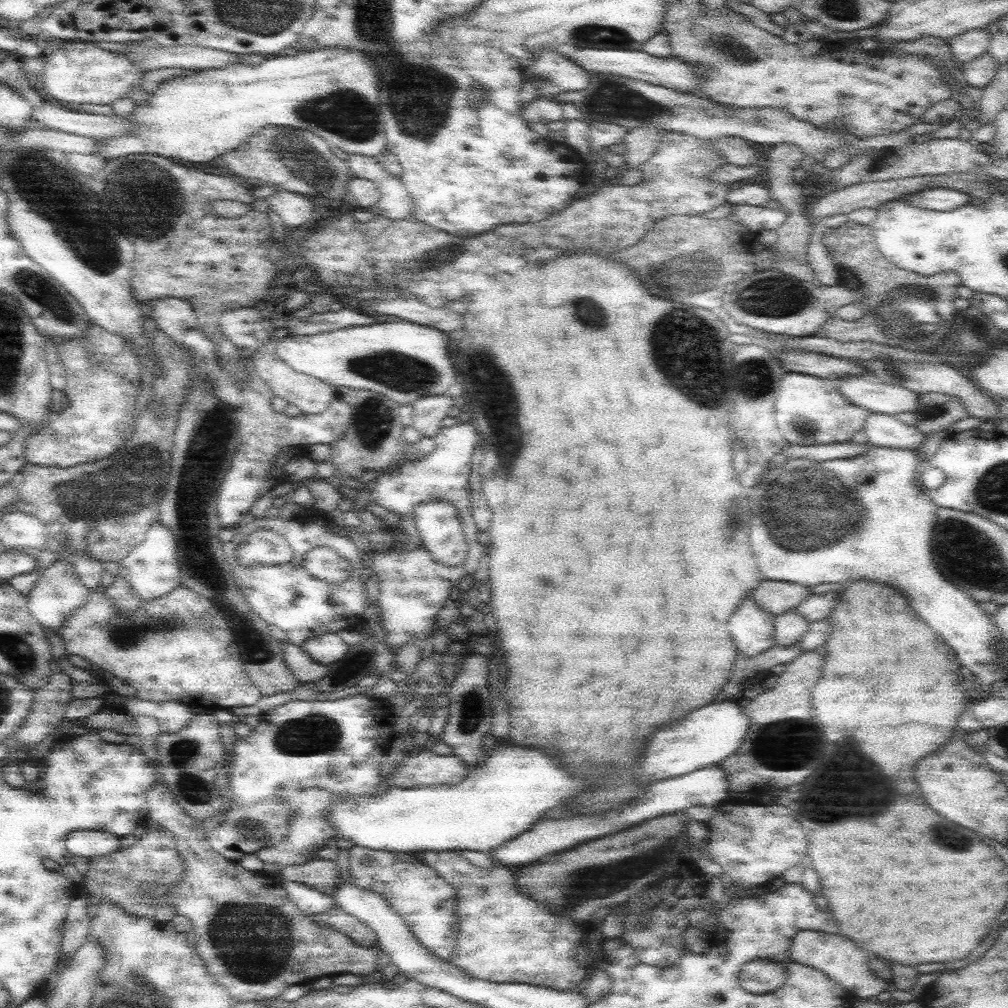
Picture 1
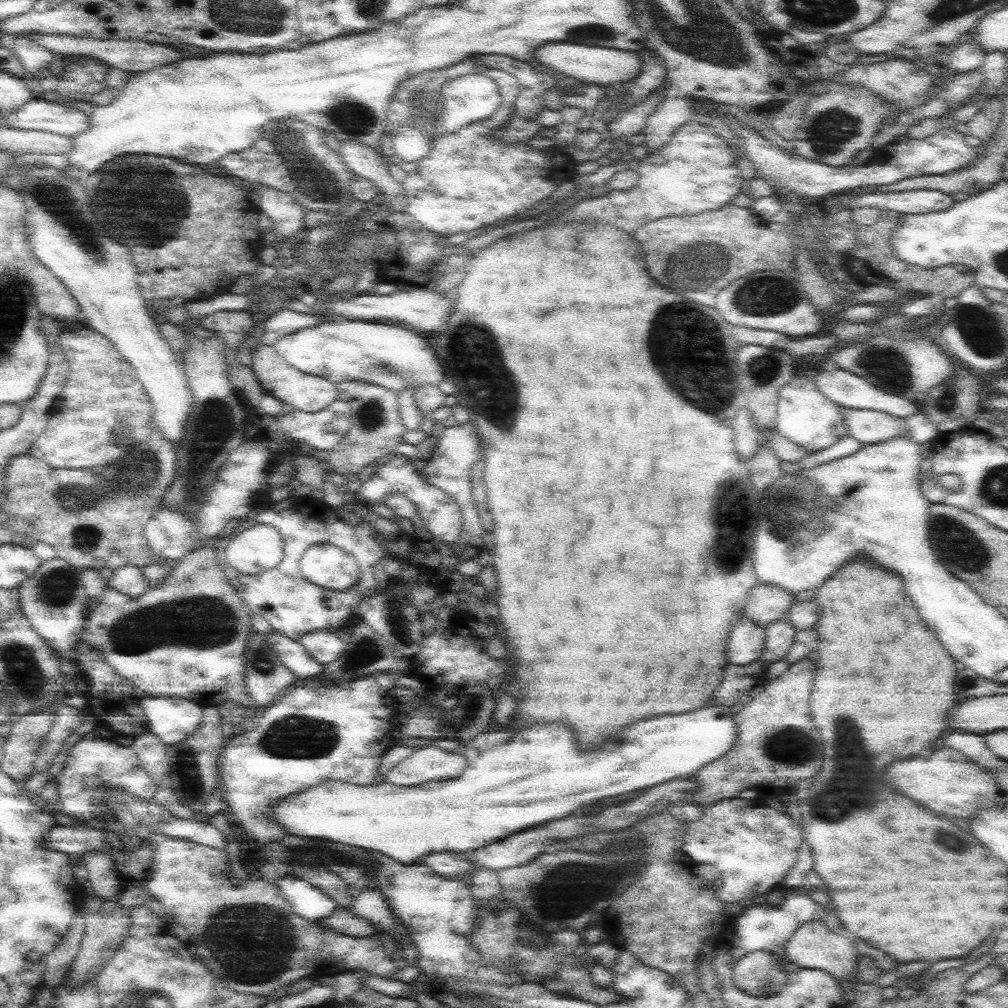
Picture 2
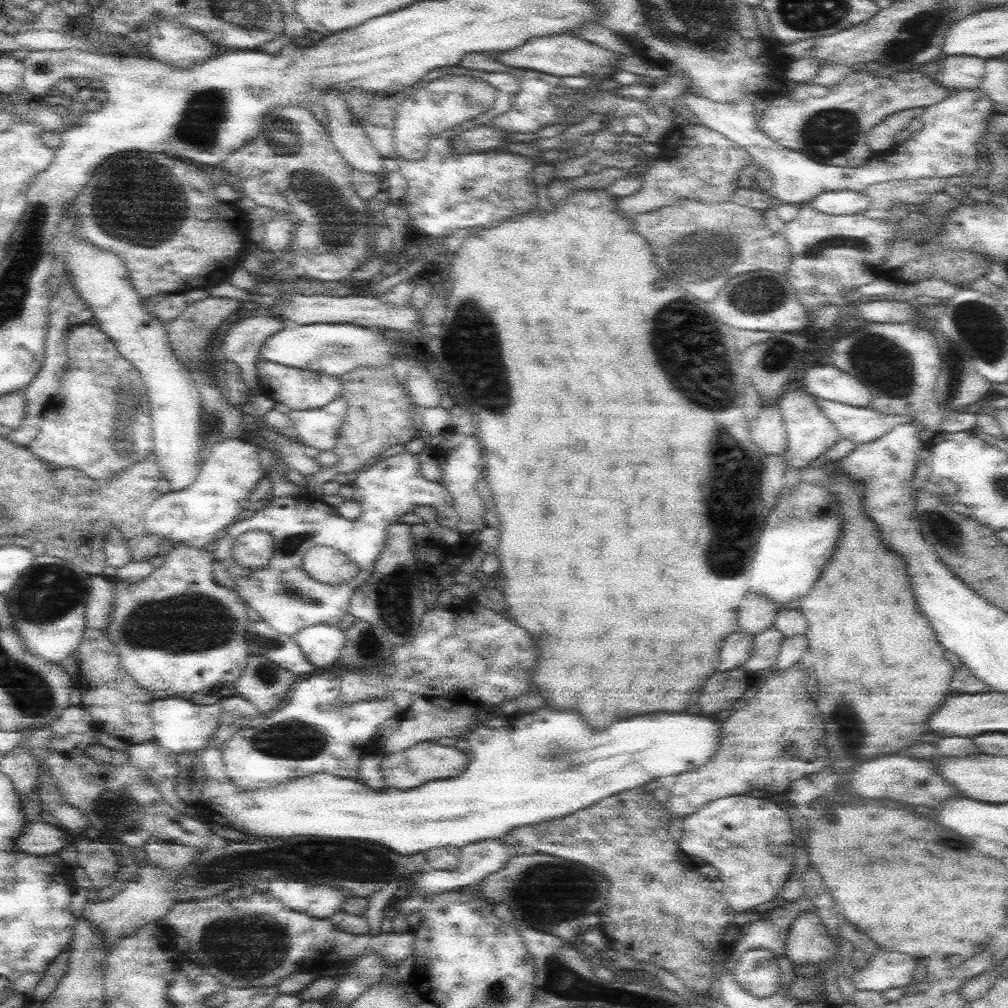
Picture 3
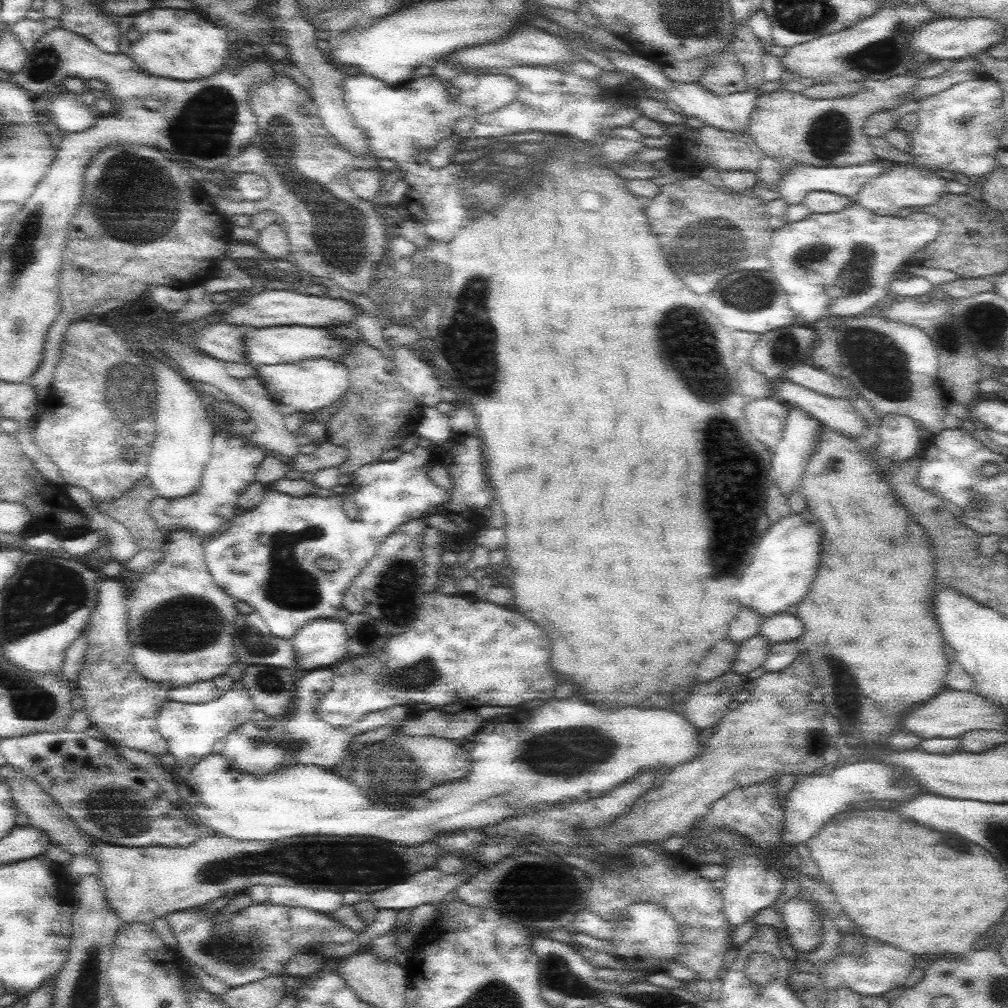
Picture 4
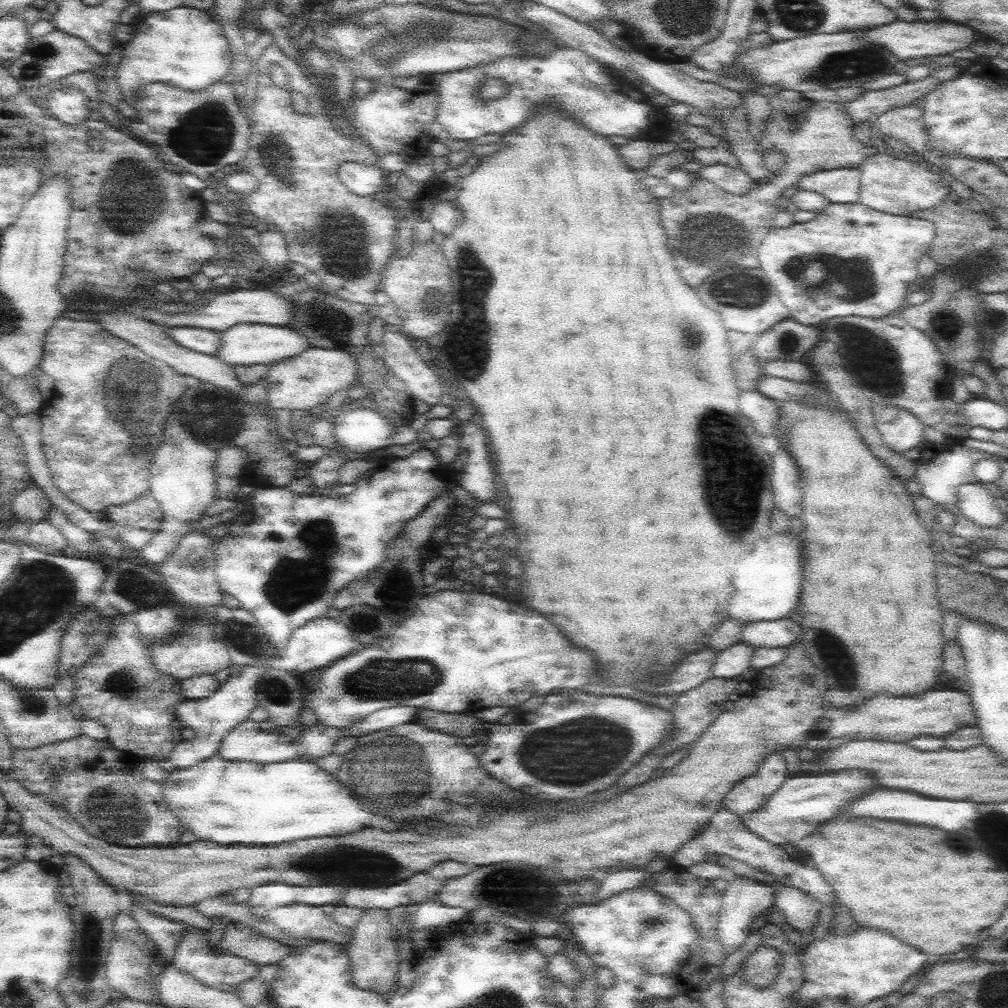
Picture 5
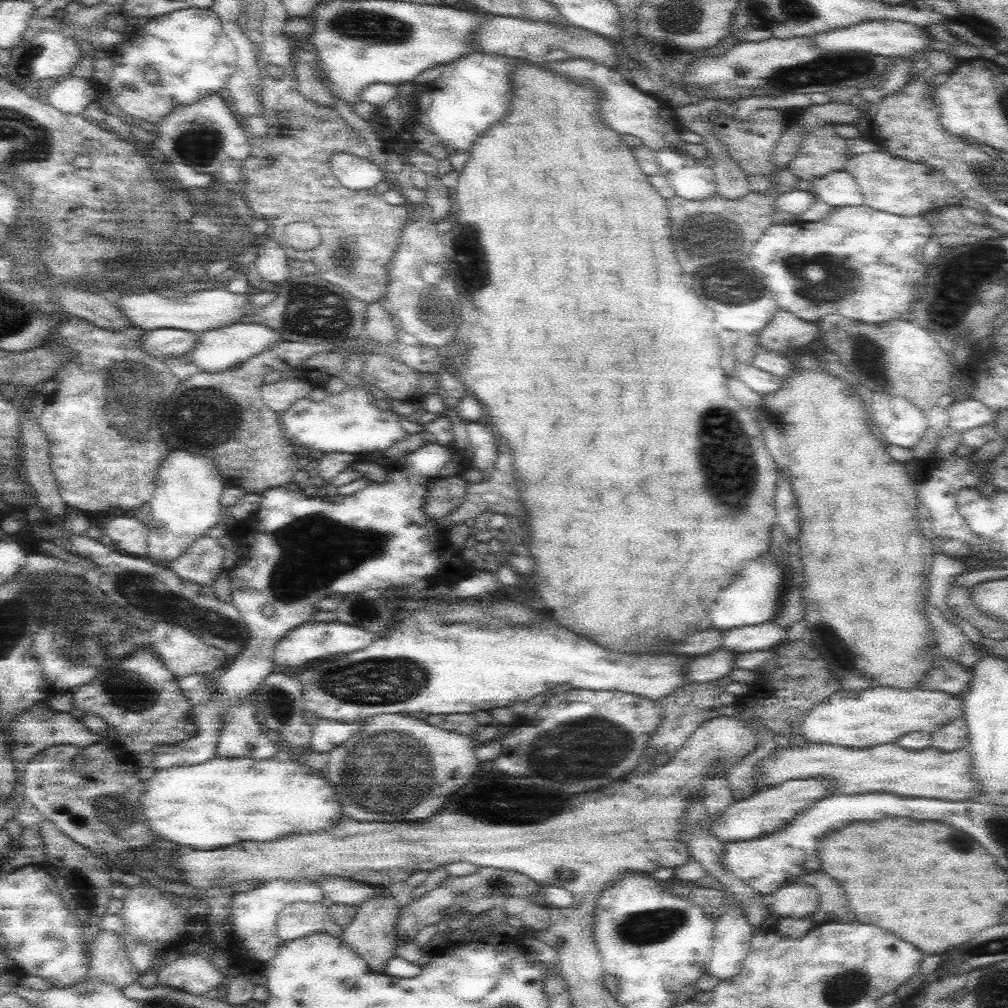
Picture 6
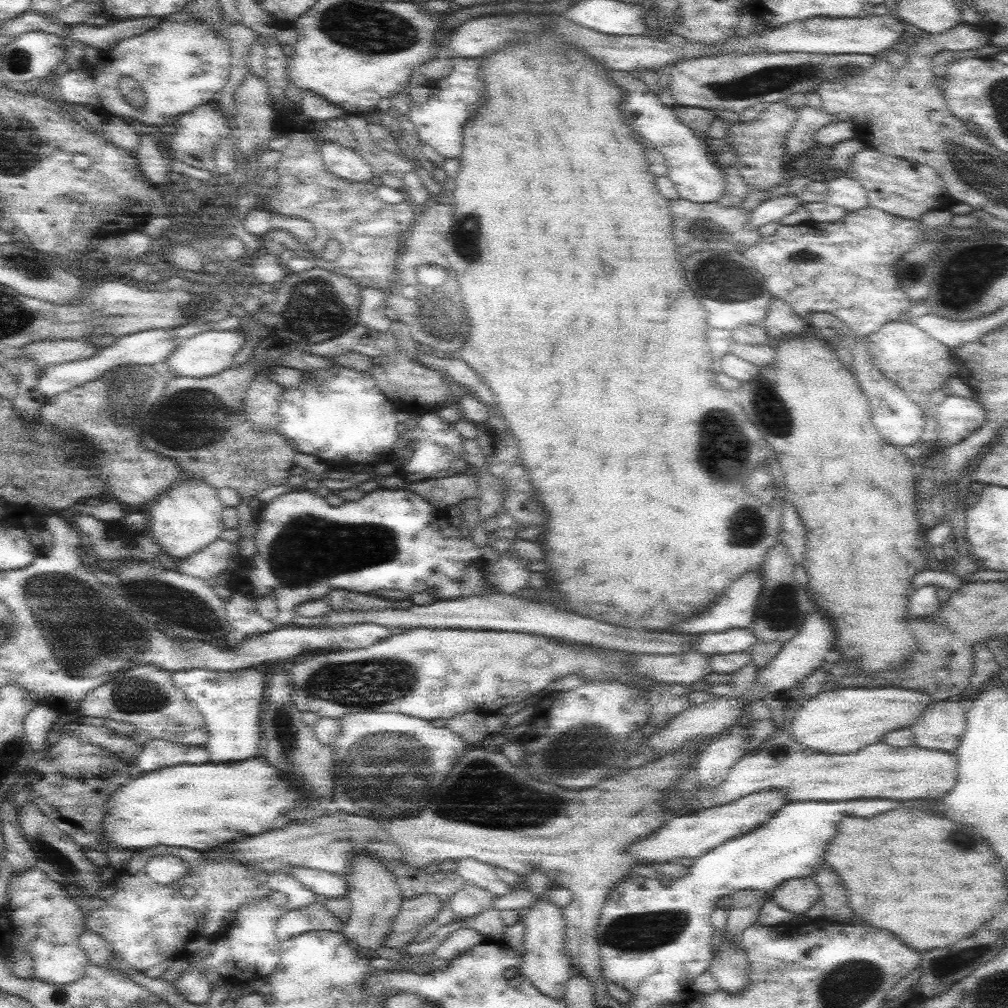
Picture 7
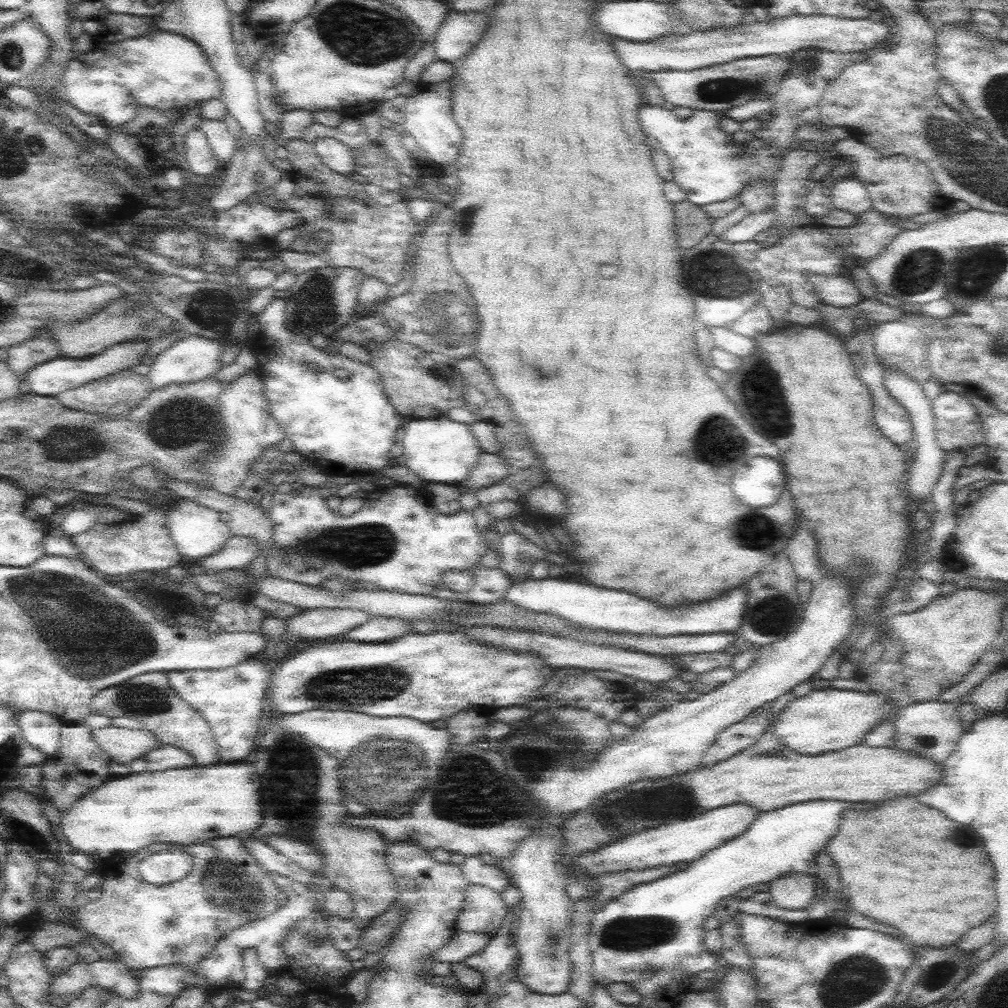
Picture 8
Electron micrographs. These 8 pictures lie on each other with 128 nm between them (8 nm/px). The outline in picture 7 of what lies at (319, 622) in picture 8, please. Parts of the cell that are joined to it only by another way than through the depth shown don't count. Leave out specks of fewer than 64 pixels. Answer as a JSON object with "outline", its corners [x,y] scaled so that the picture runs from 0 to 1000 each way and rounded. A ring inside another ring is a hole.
{"outline":[[[484,589],[481,591],[466,591],[440,596],[431,596],[429,599],[409,600],[407,603],[393,605],[367,605],[367,607],[333,607],[331,604],[322,609],[323,616],[316,621],[323,623],[339,623],[349,621],[355,617],[375,617],[387,623],[448,623],[448,624],[474,624],[474,625],[502,625],[508,627],[524,627],[524,629],[538,629],[550,631],[563,637],[575,637],[583,641],[591,641],[600,645],[615,645],[621,648],[639,649],[677,649],[685,646],[687,642],[687,629],[663,629],[663,627],[645,627],[645,625],[629,625],[609,621],[603,617],[593,617],[589,613],[573,610],[563,606],[559,602],[552,602],[543,597],[526,597],[514,589]]]}

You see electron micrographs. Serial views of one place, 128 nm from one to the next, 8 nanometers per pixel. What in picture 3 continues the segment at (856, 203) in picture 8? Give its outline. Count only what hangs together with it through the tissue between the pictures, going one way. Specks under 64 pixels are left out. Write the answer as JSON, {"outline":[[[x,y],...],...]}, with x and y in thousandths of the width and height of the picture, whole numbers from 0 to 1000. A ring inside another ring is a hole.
{"outline":[[[972,85],[968,88],[947,89],[935,100],[919,105],[914,114],[916,126],[904,133],[895,143],[887,143],[883,148],[868,152],[859,163],[849,165],[825,165],[810,163],[802,153],[780,147],[766,139],[752,125],[748,94],[730,101],[711,102],[696,94],[681,89],[676,98],[677,104],[702,127],[719,133],[724,139],[740,147],[746,161],[751,166],[758,166],[766,173],[765,191],[778,201],[804,201],[808,195],[822,190],[858,189],[863,184],[901,178],[966,174],[971,166],[973,152],[968,148],[970,141],[983,123],[987,112],[986,100]]]}

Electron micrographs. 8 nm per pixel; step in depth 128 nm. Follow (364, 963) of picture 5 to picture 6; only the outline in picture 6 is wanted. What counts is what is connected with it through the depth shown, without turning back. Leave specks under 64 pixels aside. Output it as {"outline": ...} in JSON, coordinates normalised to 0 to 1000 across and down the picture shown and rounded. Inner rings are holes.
{"outline":[[[377,878],[376,881],[379,881],[379,884],[373,890],[363,892],[359,898],[354,899],[355,904],[353,904],[351,912],[340,923],[337,931],[344,938],[347,938],[349,942],[363,952],[363,955],[370,964],[381,966],[383,956],[391,950],[392,943],[395,940],[392,924],[398,901],[395,898],[395,893],[393,893],[389,884],[387,884],[387,879],[381,880]]]}

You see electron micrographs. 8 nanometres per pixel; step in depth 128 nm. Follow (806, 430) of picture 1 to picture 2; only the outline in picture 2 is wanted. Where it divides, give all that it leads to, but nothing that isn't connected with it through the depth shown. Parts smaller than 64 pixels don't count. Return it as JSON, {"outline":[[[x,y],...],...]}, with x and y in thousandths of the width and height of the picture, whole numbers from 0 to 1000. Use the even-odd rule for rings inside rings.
{"outline":[[[786,375],[780,383],[776,383],[772,396],[770,425],[792,442],[800,444],[804,449],[823,444],[835,434],[843,431],[835,403],[827,401],[823,395],[815,391],[809,375]]]}

